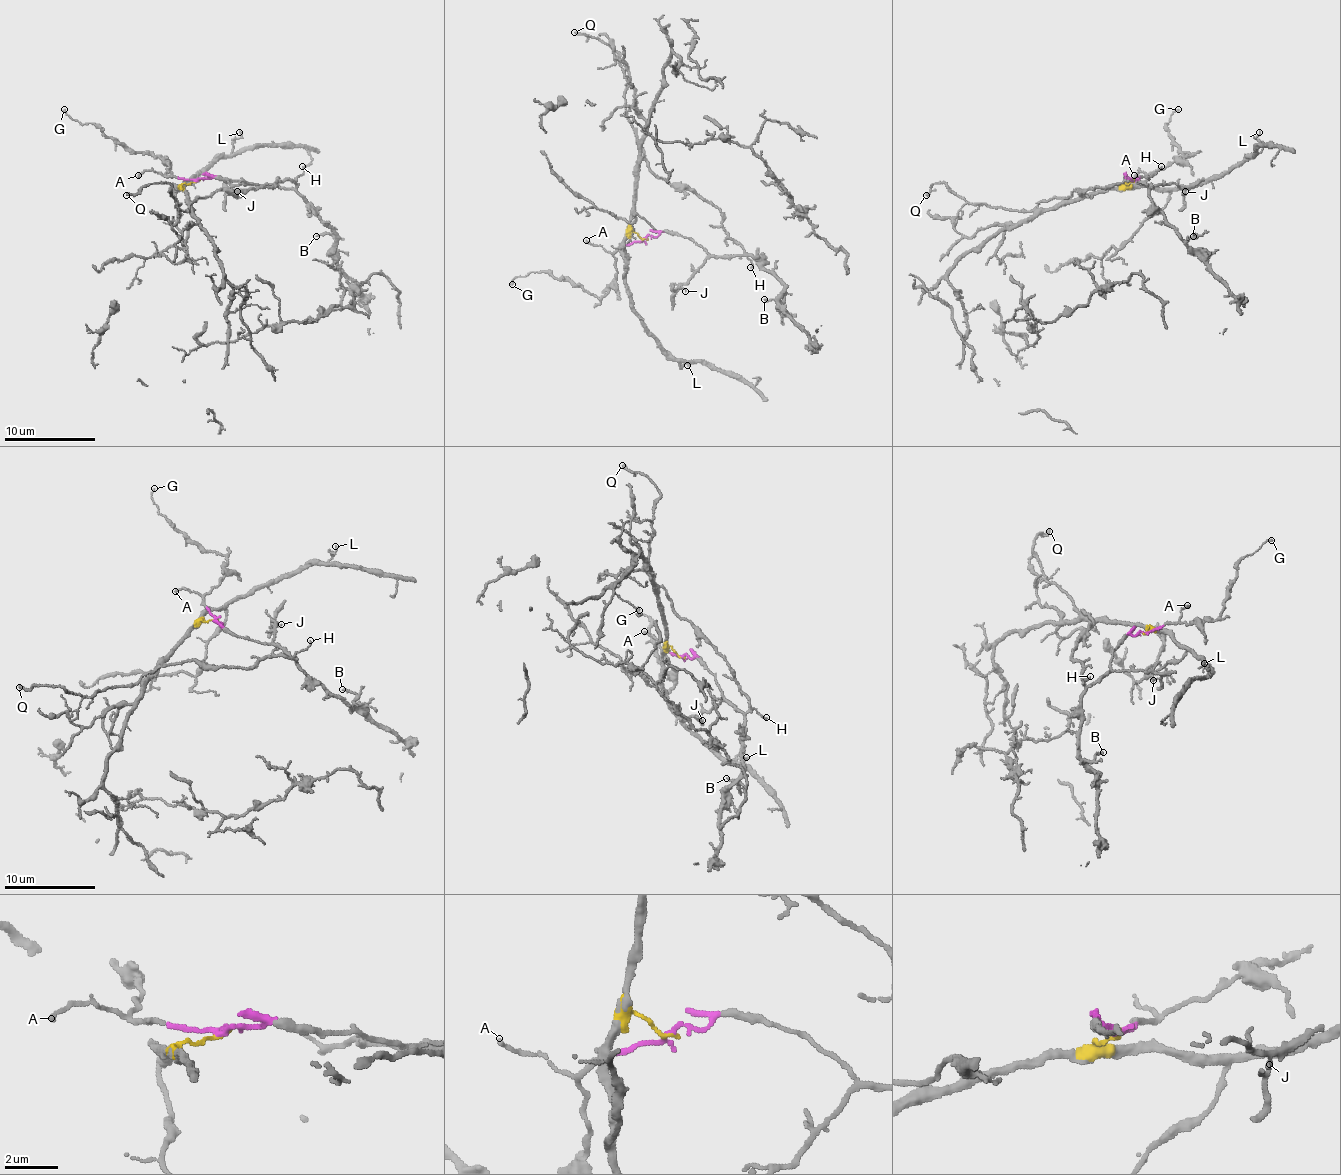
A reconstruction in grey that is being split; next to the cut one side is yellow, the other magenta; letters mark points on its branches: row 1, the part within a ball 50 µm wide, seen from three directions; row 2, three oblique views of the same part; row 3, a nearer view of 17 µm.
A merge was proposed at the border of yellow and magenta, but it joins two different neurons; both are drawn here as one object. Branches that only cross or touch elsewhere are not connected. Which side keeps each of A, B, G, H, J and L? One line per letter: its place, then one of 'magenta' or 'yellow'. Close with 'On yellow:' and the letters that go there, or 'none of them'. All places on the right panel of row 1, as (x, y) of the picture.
A: (1134, 175) | magenta
B: (1193, 236) | magenta
G: (1178, 109) | magenta
H: (1161, 166) | magenta
J: (1185, 191) | magenta
L: (1259, 132) | yellow
On yellow: L

